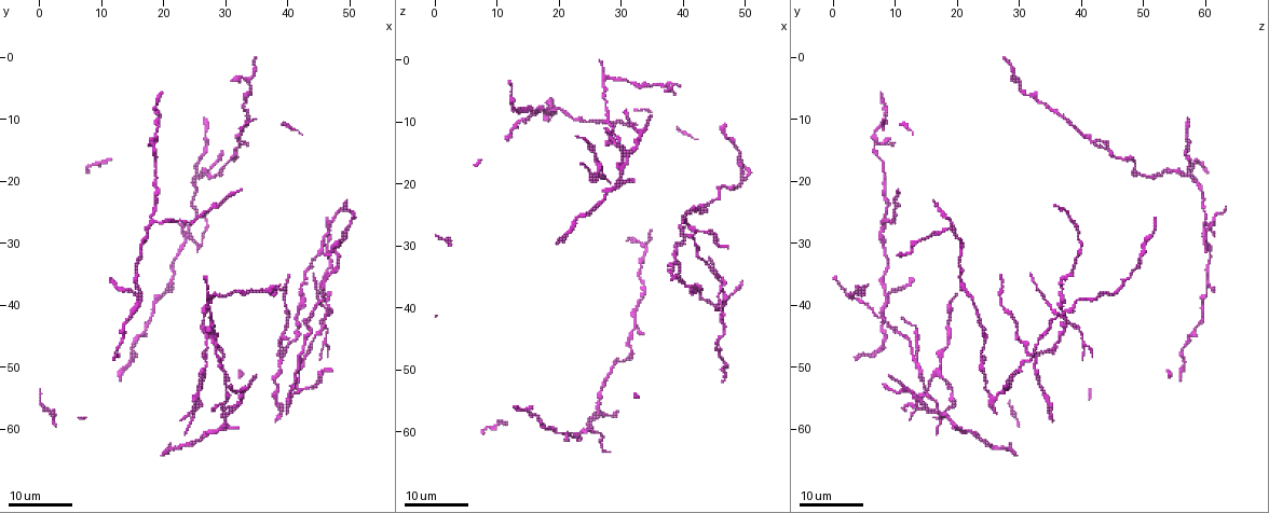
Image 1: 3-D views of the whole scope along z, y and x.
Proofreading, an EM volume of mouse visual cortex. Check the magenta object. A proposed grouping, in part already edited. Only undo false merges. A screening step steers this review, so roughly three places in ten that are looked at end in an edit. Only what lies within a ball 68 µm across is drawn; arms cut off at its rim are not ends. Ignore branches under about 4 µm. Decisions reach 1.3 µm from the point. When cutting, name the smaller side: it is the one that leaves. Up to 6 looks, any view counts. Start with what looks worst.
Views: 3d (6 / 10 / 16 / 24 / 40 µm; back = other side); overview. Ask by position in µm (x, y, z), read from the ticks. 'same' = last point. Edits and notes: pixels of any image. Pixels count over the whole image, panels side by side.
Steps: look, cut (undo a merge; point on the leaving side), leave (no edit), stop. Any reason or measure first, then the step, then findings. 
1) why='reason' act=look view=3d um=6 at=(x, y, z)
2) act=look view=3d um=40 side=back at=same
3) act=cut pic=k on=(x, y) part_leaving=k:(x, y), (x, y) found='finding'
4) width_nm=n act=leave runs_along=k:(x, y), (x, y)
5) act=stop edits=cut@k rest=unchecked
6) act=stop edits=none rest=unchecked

why='looks like a crossing' act=look view=3d um=16 at=(46.5, 42.0, 36.5)

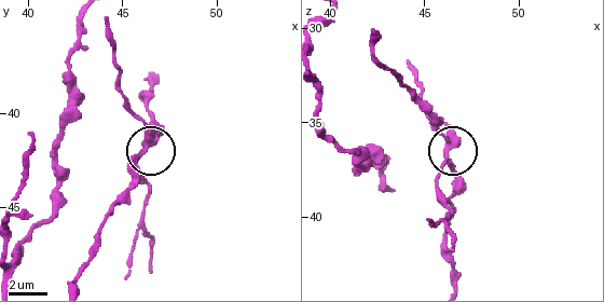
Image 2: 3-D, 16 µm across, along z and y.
act=look view=3d um=10 at=(46.5, 41.6, 36.0)

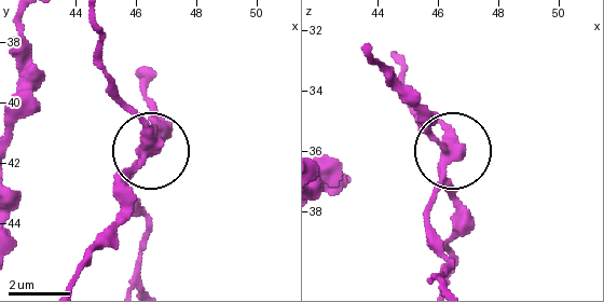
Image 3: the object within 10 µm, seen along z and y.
side_arm_um=9 act=cut pic=3 on=(434, 190) found='two neurons meet here'

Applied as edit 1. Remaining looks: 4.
act=look view=3d um=16 at=(18.5, 26.0, 8.5)

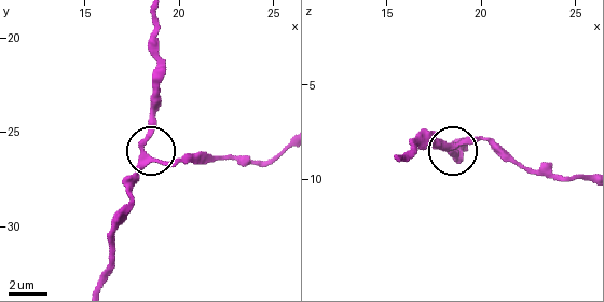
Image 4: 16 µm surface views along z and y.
why='zoom in' act=look view=3d um=6 at=(18.0, 26.3, 8.3)

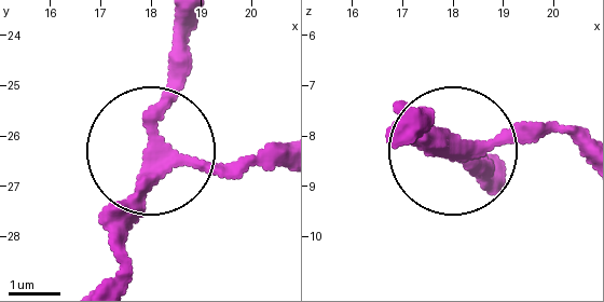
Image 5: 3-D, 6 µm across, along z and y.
side_arm_um=24 act=leave found='one neuron here'

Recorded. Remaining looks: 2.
act=look view=3d um=24 at=(32.5, 14.0, 41.5)

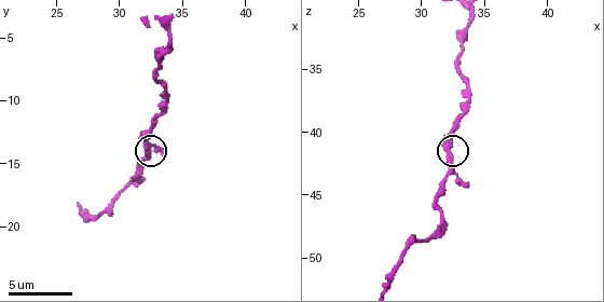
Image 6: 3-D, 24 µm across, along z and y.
act=look view=3d um=10 at=(32.0, 13.8, 42.0)

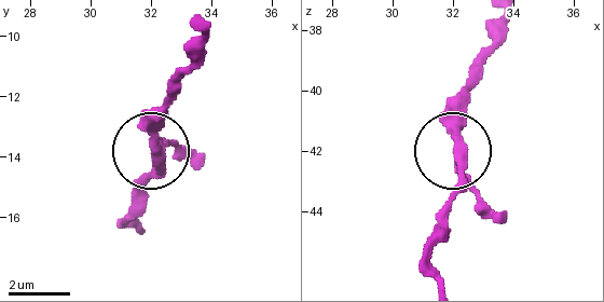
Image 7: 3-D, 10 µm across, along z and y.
arms=3 act=leave found='one neuron here'

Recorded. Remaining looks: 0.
act=stop edits=cut@3 rest=unchecked

